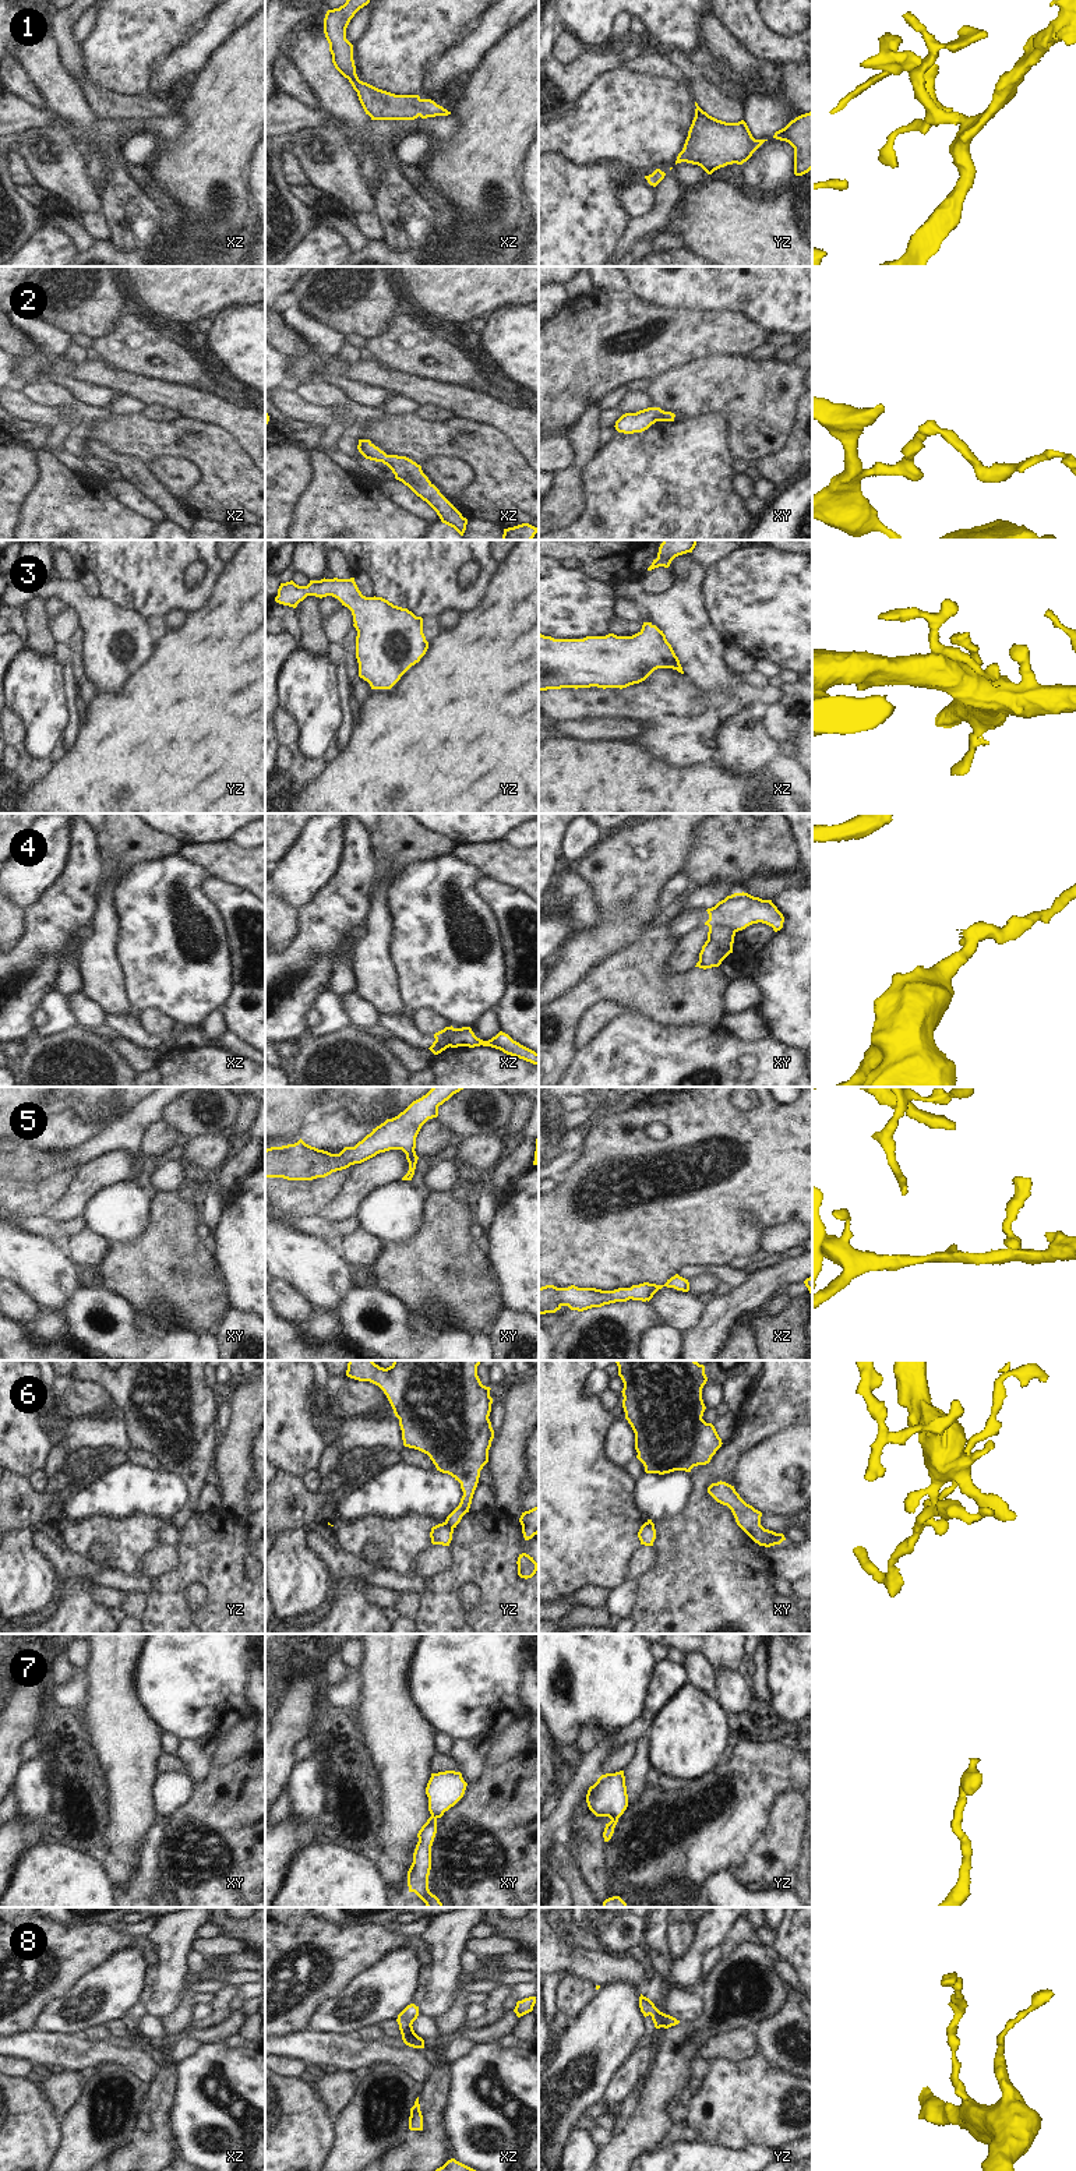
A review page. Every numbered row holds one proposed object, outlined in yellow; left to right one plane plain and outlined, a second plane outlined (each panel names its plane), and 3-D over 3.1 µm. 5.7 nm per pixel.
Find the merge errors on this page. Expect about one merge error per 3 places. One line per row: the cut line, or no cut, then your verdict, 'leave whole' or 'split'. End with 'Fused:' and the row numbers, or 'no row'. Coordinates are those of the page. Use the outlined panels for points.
1: cut none; leave whole
2: cut none; leave whole
3: cut none; leave whole
4: cut xy (709, 925), (726, 925), (734, 934); split
5: cut none; leave whole
6: cut yz (445, 1521), (452, 1528); split
7: cut none; leave whole
8: cut none; leave whole
Fused: 4, 6

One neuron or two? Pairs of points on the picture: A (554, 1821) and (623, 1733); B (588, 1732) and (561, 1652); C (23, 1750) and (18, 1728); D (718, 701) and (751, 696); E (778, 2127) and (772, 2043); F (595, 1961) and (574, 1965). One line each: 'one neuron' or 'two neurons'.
A: one neuron
B: two neurons
C: two neurons
D: one neuron
E: two neurons
F: one neuron

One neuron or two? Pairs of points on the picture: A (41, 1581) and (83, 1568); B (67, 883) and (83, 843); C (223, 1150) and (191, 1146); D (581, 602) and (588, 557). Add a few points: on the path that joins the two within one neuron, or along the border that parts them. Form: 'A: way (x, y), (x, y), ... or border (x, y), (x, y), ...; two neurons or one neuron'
A: border (36, 1548), (59, 1573); two neurons
B: way (77, 874), (83, 868), (83, 853); one neuron
C: way (215, 1150), (200, 1148); one neuron
D: border (554, 558), (563, 562), (574, 562), (613, 588); two neurons

